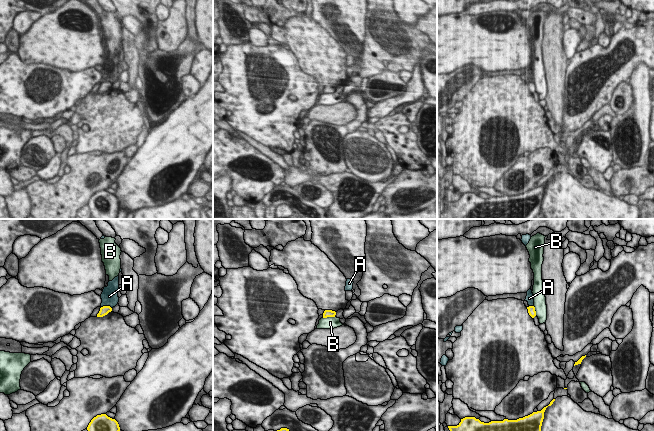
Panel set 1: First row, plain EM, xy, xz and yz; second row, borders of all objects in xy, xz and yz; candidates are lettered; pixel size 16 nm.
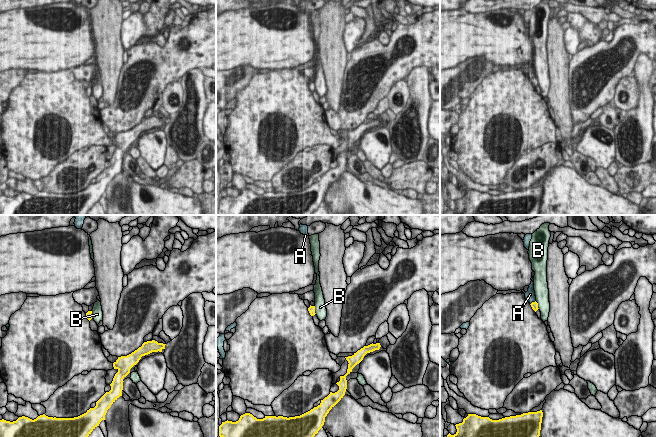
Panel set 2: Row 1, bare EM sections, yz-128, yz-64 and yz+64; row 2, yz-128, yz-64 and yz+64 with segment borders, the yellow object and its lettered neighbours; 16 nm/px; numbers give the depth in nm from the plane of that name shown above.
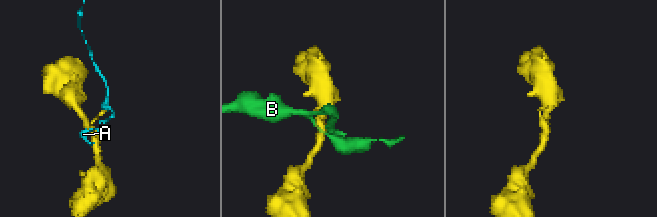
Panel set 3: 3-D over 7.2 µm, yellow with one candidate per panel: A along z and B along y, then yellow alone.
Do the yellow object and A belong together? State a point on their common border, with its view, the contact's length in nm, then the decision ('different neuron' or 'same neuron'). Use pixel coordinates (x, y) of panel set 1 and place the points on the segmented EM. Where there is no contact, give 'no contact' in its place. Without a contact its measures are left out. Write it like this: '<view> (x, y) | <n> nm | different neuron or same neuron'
xy (106, 306) | 180 nm | different neuron

